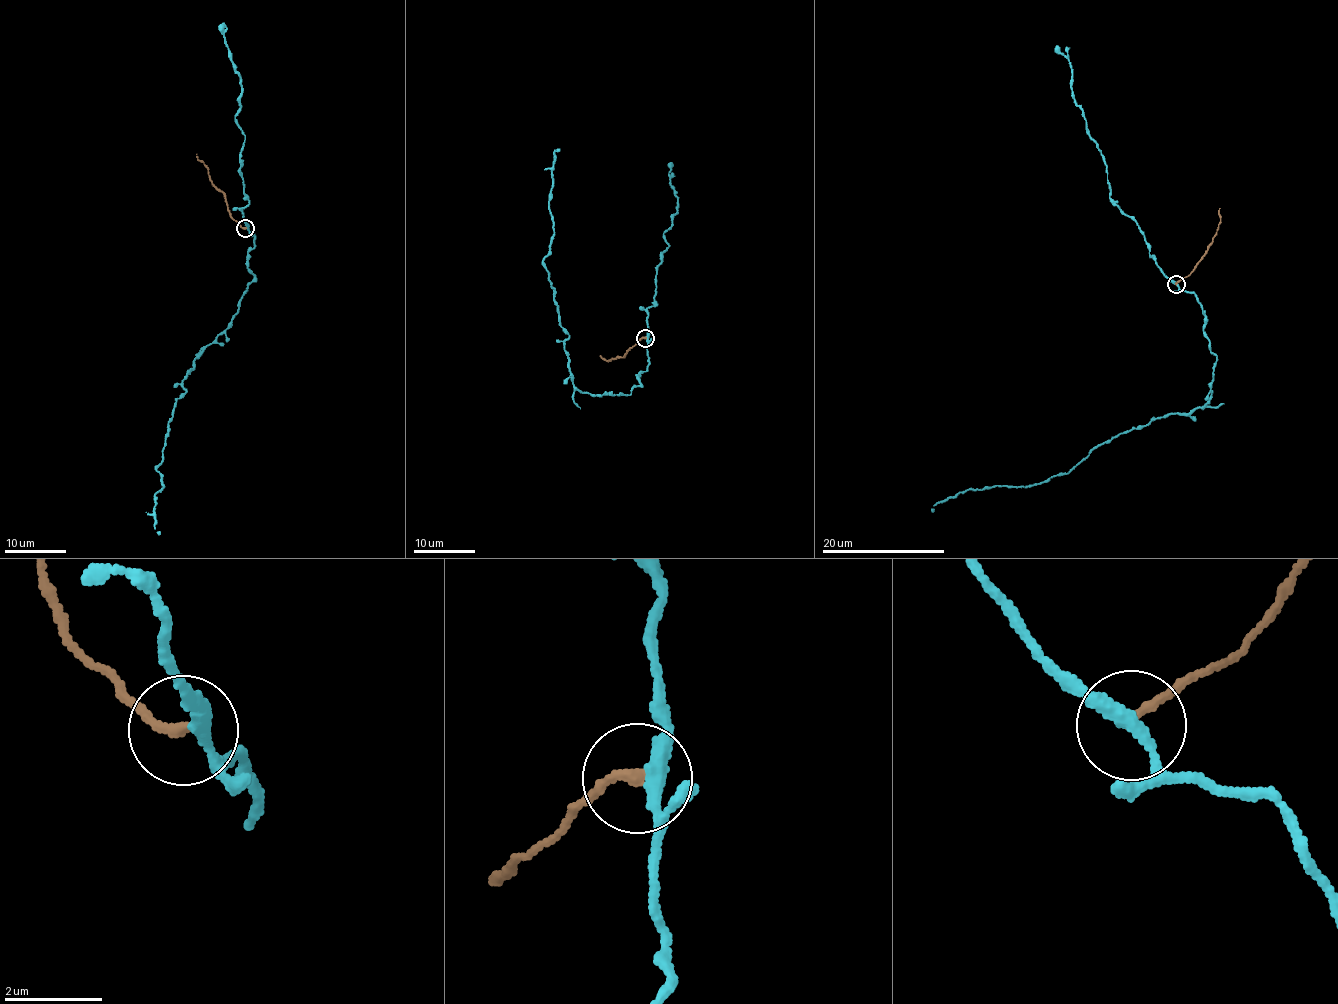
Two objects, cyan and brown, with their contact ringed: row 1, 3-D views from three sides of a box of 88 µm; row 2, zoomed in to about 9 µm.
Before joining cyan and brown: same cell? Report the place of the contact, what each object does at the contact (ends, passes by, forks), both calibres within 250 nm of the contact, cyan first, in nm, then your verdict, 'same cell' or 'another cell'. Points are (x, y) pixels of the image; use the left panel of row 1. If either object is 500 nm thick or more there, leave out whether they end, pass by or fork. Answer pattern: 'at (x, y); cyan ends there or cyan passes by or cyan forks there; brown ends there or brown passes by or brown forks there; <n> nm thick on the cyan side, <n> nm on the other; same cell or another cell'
at (245, 228); cyan passes by; brown ends there; 280 nm thick on the cyan side, 220 nm on the other; another cell

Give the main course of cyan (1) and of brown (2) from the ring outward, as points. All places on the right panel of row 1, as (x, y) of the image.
1: (1176, 284), (1201, 306), (1216, 359), (1200, 408), (1118, 434), (1067, 472), (958, 491), (931, 512)
2: (1176, 284), (1187, 277), (1207, 252), (1221, 221), (1220, 208)

